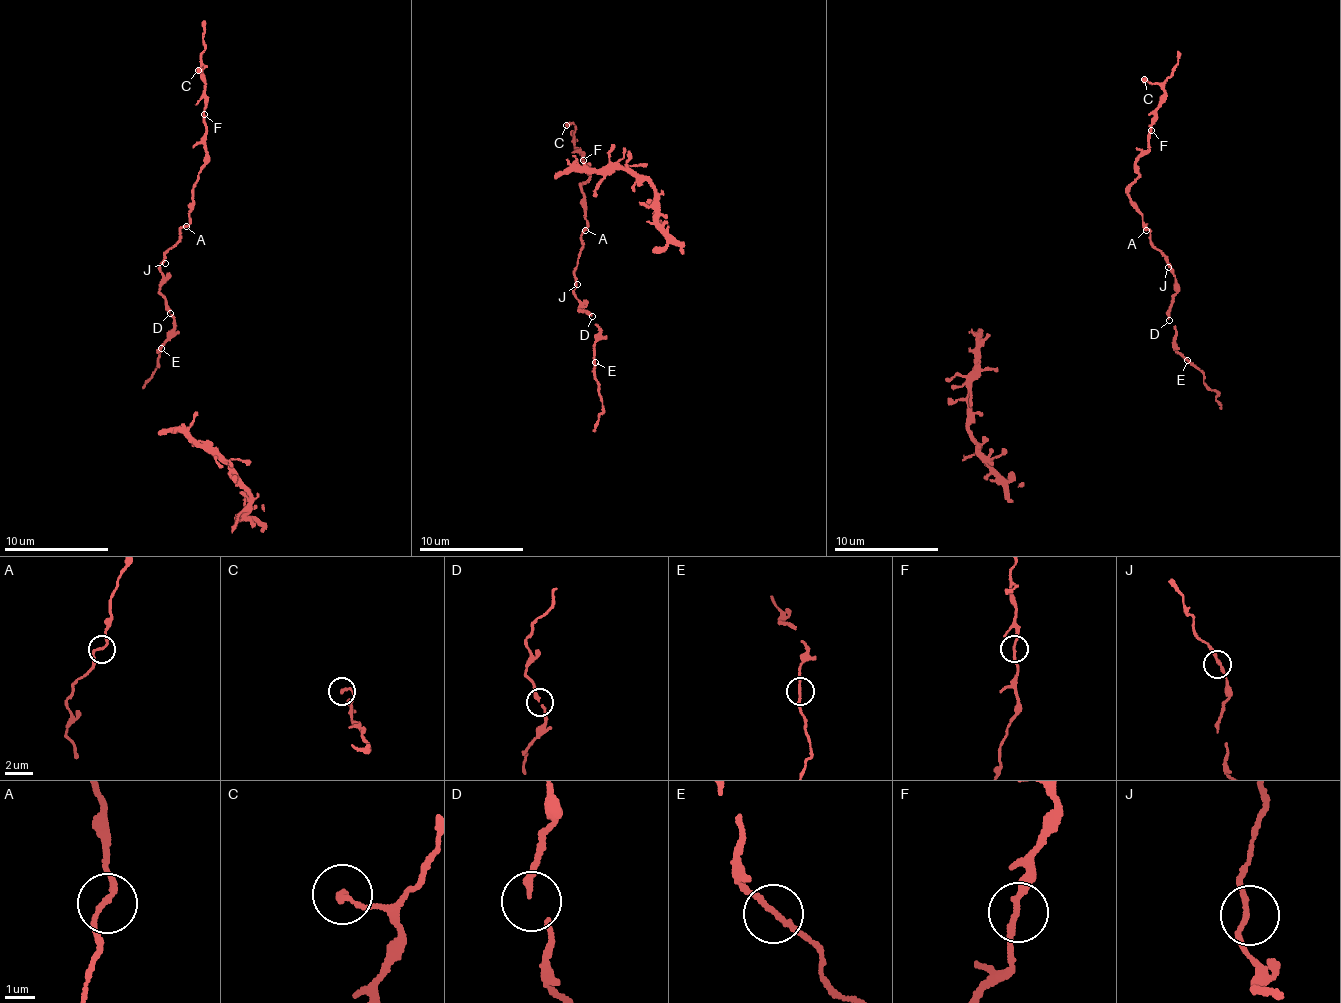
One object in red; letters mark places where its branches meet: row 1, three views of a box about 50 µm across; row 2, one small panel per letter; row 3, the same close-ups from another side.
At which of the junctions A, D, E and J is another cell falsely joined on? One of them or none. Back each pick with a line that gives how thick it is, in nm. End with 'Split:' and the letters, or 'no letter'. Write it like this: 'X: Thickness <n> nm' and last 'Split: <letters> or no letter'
Split: no letter

